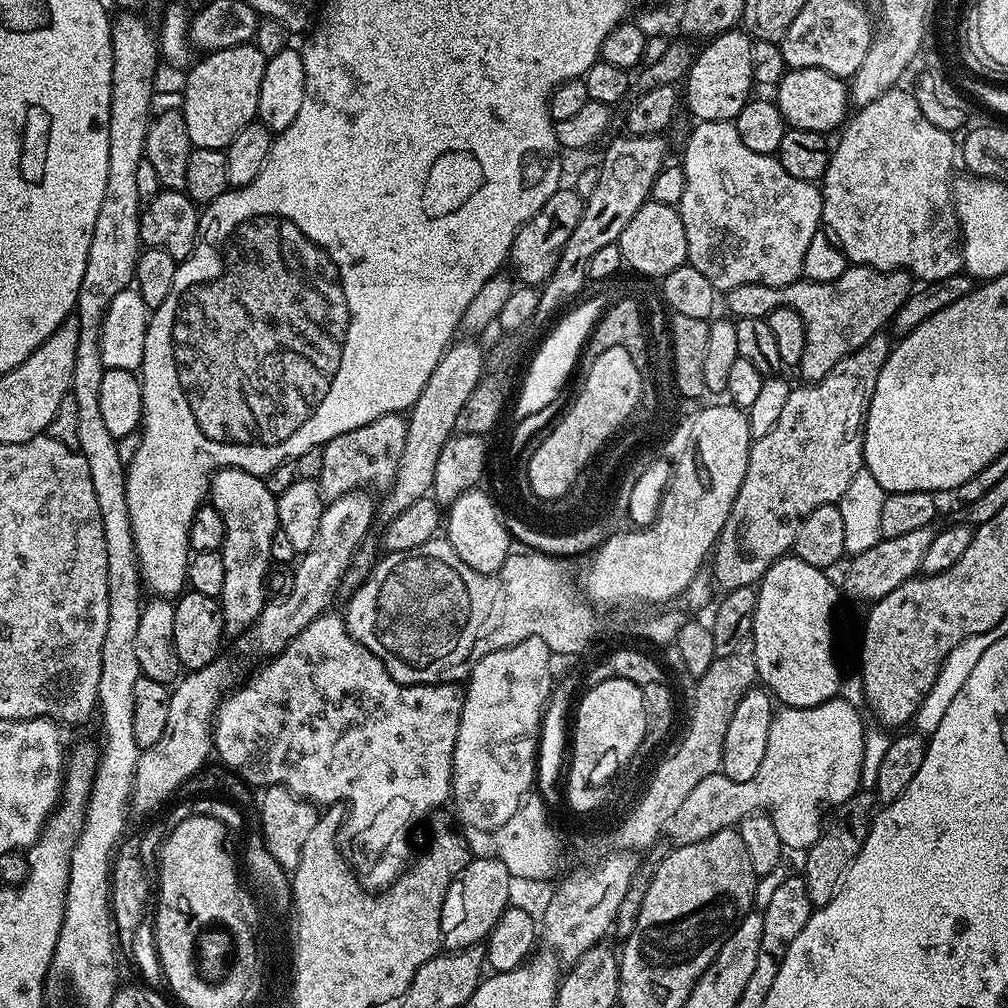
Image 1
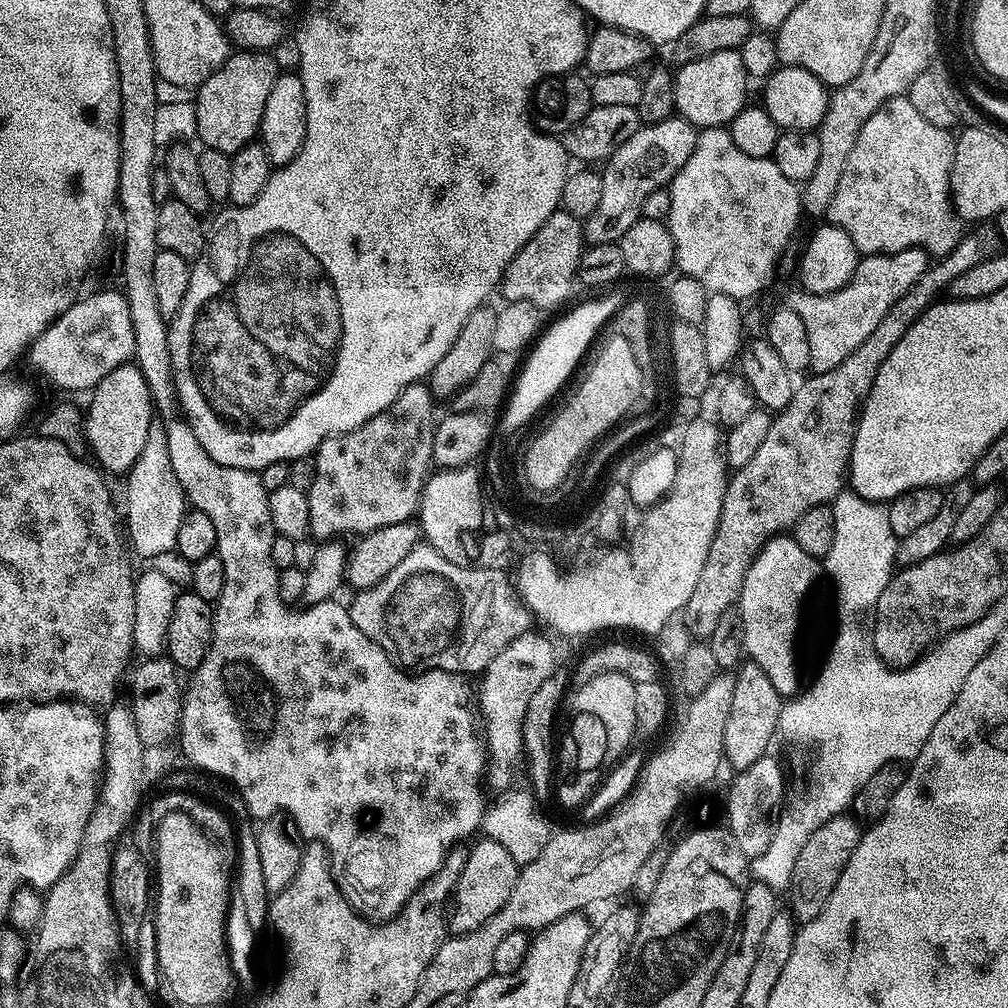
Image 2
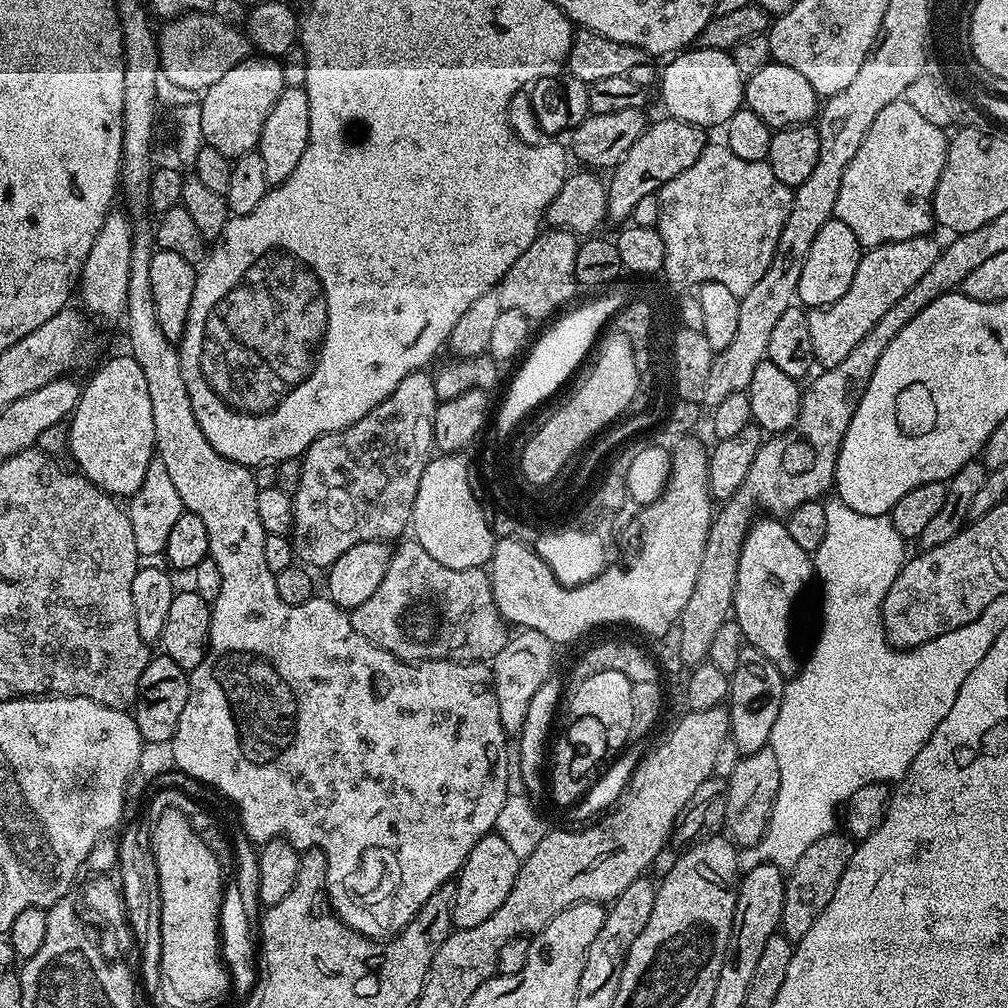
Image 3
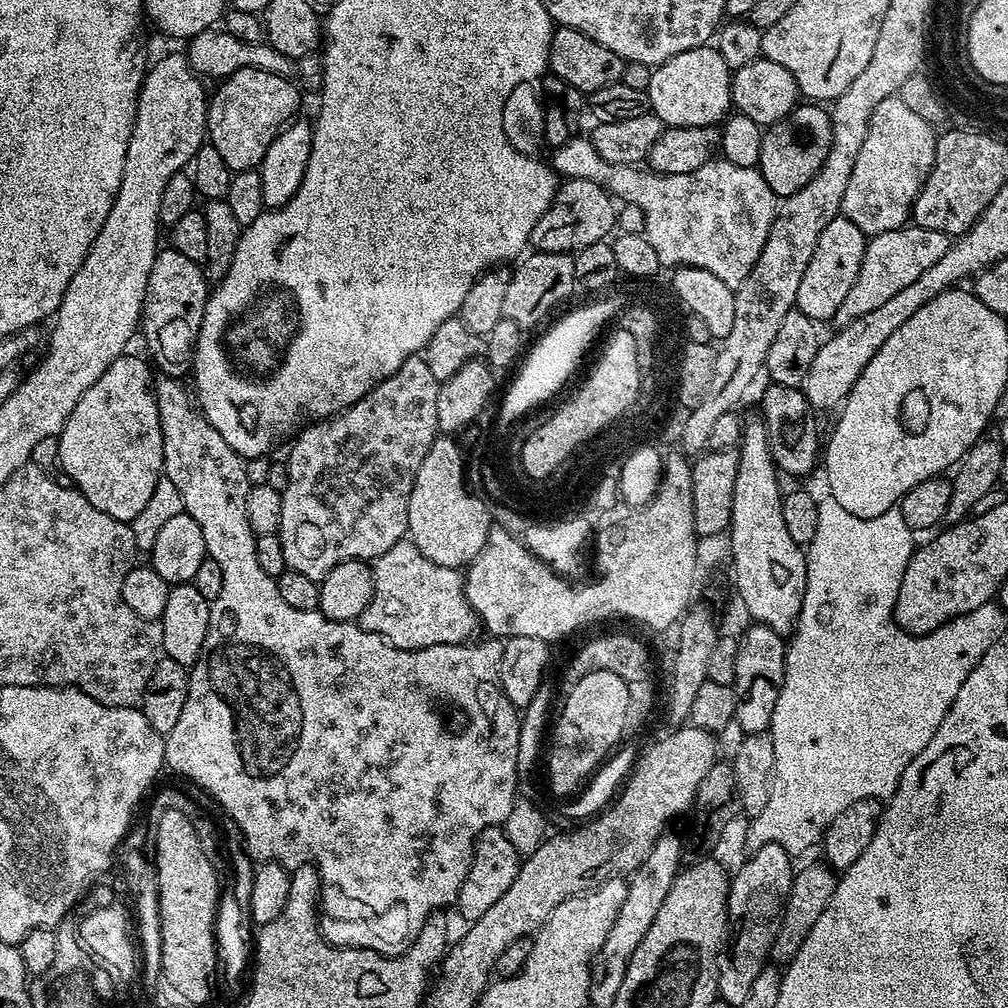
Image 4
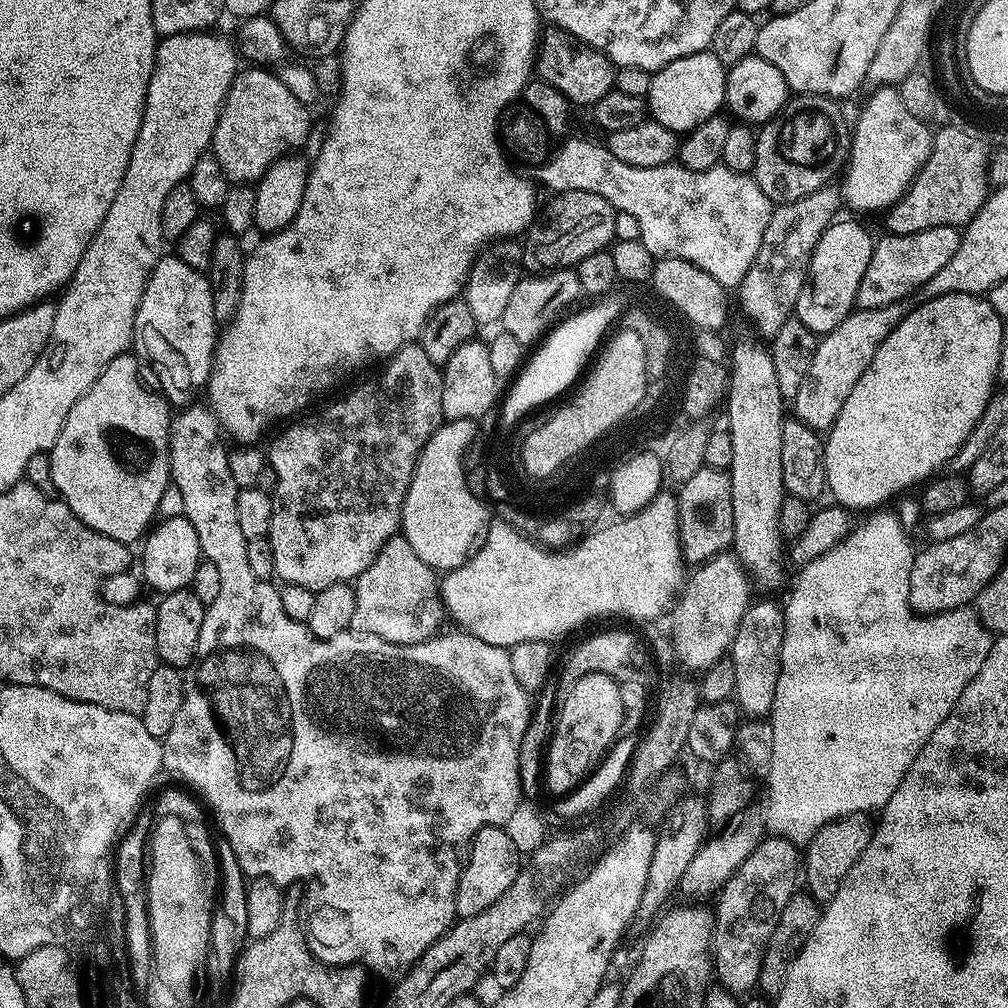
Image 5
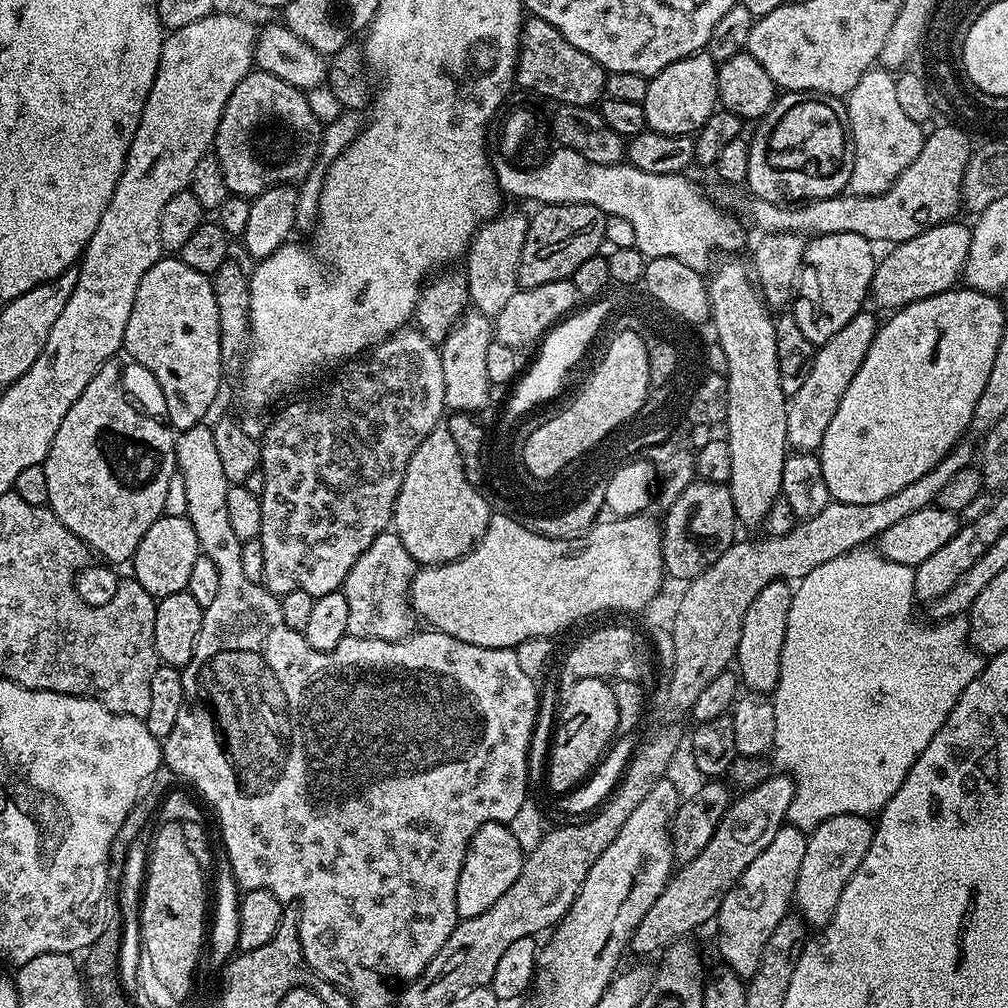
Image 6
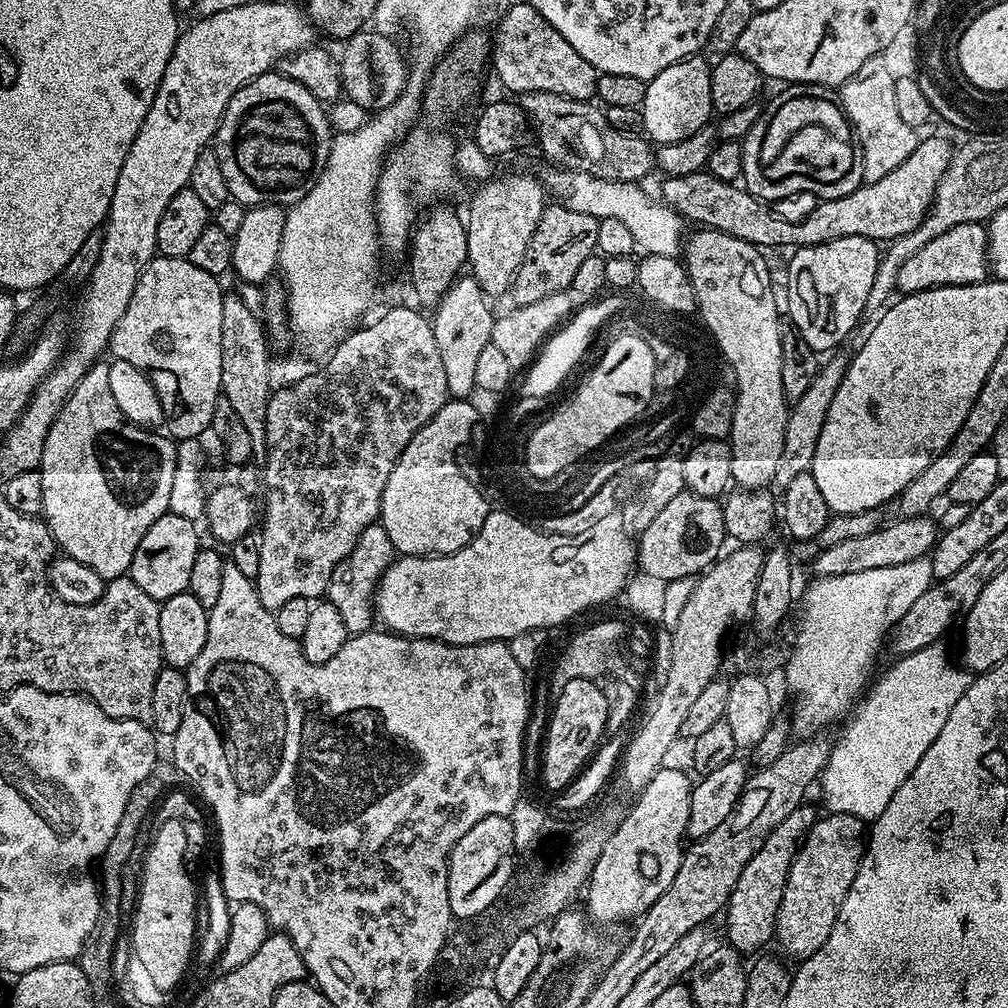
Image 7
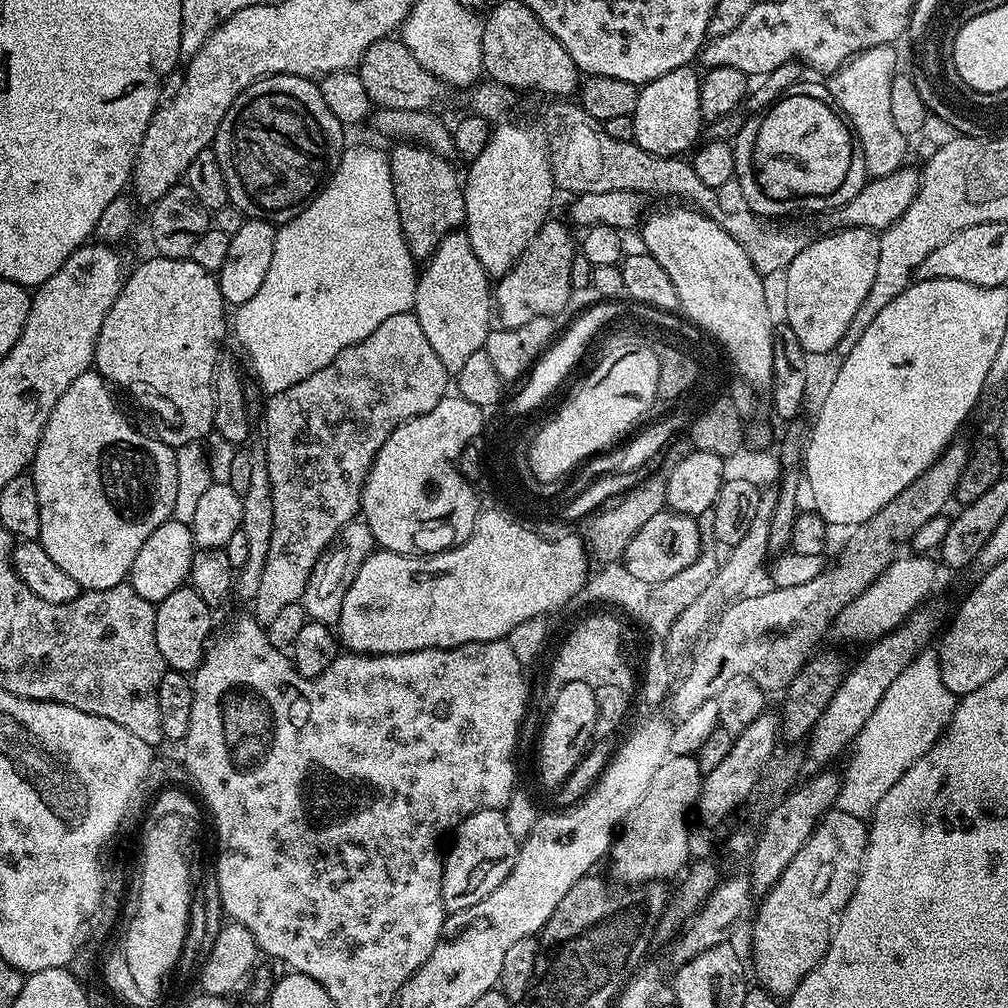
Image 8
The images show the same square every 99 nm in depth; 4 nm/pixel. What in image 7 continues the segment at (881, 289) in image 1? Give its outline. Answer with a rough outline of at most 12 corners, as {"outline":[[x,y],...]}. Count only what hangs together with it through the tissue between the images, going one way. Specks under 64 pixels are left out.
{"outline":[[988,229],[938,234],[898,270],[901,293],[979,284]]}

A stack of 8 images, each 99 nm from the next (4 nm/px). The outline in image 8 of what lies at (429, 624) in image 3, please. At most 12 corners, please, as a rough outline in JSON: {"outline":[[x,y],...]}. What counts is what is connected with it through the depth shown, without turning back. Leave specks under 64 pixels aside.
{"outline":[[352,520],[310,570],[302,603],[309,620],[340,617],[354,574],[376,539]]}

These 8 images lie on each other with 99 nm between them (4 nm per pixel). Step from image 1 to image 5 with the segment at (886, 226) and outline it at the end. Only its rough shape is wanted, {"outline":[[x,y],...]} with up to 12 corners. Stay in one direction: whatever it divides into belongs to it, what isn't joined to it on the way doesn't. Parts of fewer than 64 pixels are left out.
{"outline":[[895,87],[852,132],[842,200],[883,213],[908,193],[933,133]]}

